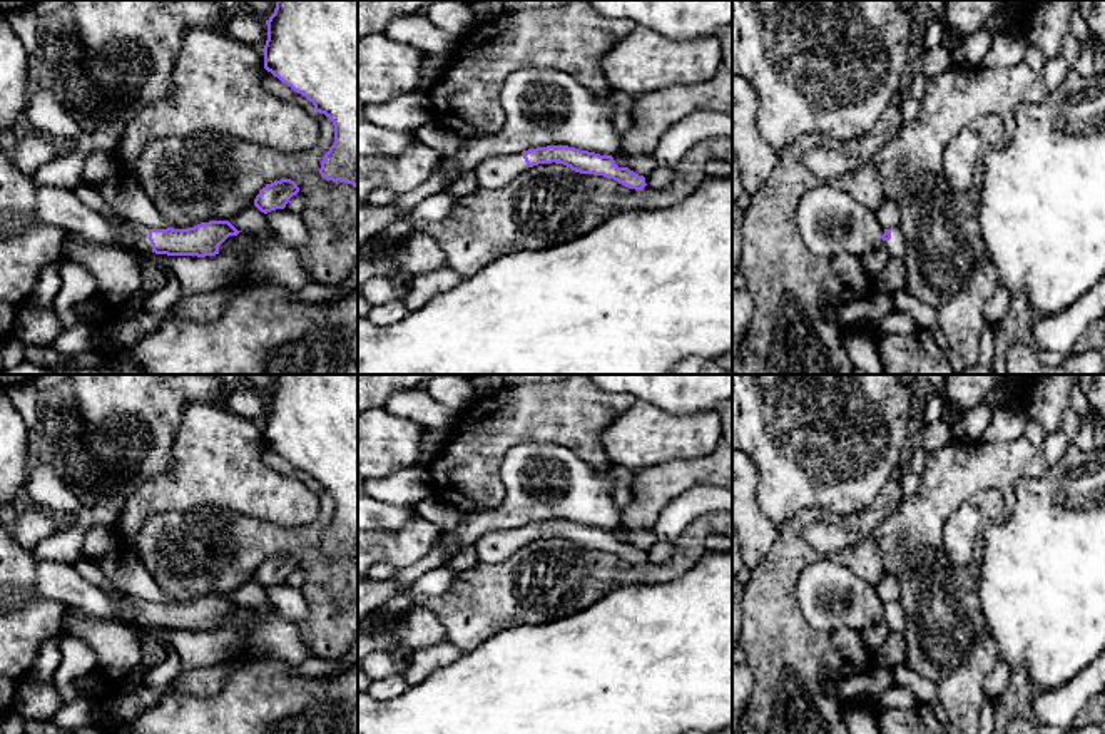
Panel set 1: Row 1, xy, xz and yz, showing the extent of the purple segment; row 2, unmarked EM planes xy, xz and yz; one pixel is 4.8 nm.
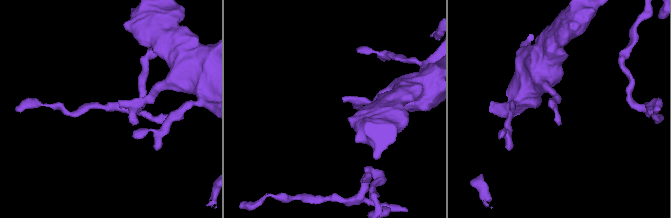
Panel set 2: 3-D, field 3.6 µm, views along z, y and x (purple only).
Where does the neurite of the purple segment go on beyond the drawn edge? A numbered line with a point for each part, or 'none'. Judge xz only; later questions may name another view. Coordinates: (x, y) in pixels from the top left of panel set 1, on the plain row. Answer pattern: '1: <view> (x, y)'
1: xz (493, 547)

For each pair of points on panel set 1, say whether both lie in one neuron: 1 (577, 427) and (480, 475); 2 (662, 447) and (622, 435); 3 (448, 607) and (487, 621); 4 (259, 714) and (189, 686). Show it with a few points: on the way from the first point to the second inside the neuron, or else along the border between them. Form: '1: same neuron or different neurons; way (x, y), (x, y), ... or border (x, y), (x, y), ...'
1: same neuron; way (550, 427), (517, 427), (495, 448)
2: same neuron; way (652, 437), (632, 437)
3: same neuron; way (458, 609), (477, 611)
4: different neurons; border (231, 667), (224, 686), (209, 696), (173, 686)

